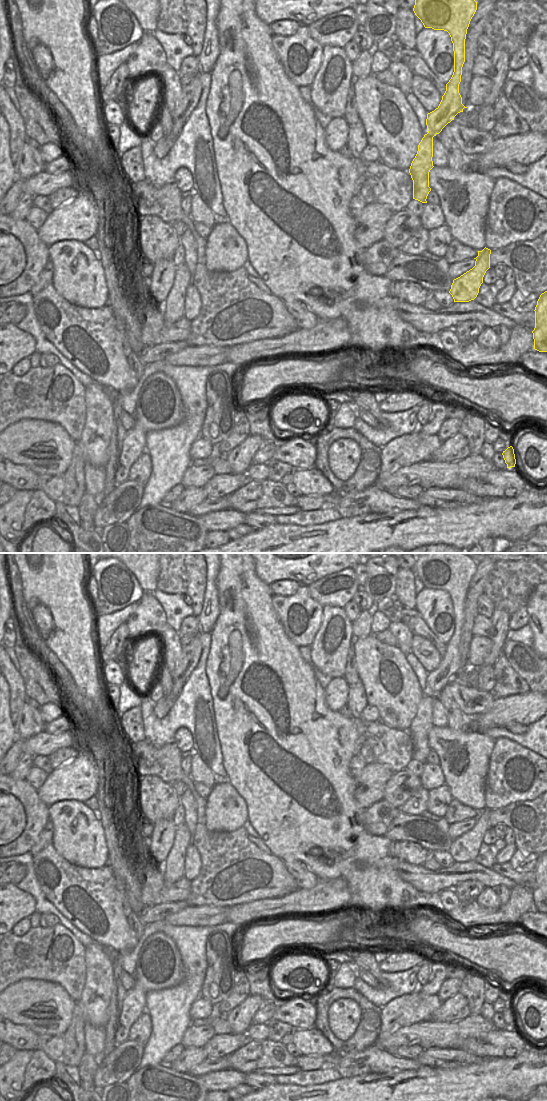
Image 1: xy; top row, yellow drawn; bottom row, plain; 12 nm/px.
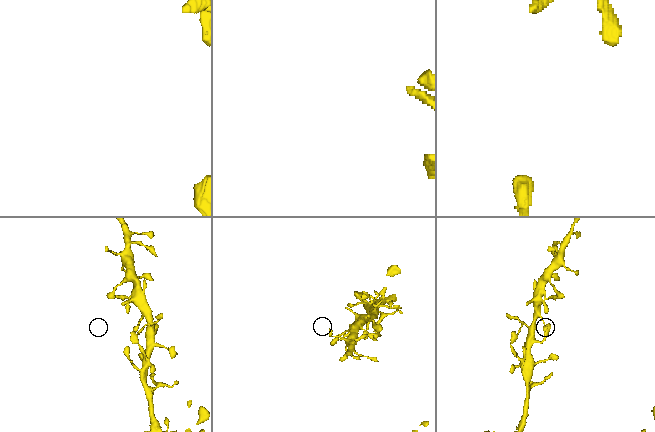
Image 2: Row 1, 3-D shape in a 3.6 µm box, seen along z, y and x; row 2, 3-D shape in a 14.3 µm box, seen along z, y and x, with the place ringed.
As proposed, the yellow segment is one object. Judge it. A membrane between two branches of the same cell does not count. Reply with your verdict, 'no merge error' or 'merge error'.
no merge error

